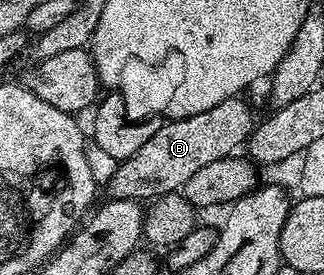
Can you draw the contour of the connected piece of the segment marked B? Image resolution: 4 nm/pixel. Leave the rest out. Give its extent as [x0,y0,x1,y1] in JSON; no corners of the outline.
[107,96,254,202]

